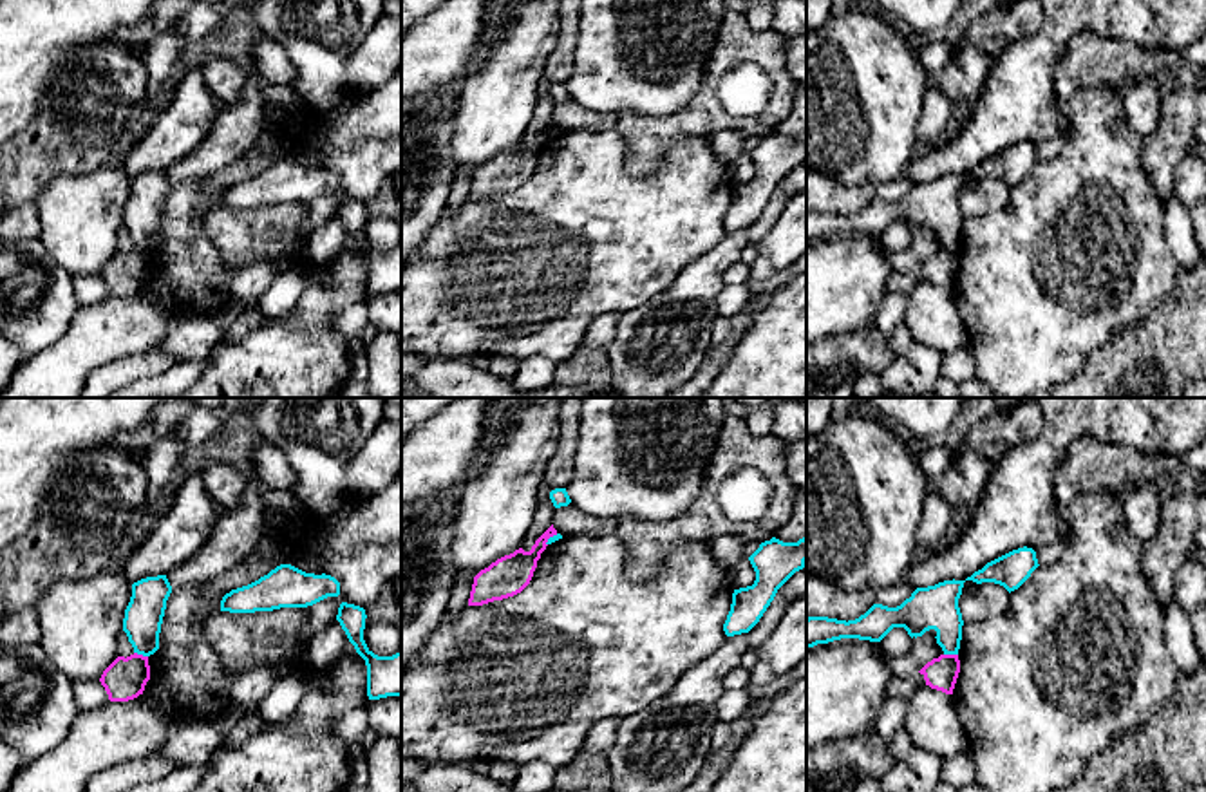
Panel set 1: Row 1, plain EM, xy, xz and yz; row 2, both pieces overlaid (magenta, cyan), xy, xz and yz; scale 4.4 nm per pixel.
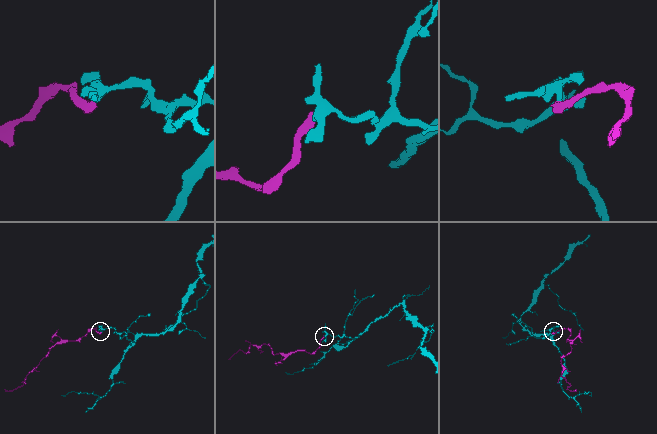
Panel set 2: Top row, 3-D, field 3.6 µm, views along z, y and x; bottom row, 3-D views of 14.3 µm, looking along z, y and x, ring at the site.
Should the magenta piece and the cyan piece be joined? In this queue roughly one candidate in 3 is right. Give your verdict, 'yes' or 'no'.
no

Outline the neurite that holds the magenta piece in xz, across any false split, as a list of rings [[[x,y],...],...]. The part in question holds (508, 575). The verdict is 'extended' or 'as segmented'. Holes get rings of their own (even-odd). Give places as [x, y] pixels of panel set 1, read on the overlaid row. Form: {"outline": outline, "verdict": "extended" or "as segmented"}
{"outline": [[[553,524],[535,541],[530,552],[523,548],[504,555],[474,577],[468,606],[483,606],[521,593],[532,580],[541,553],[550,537],[557,535]]], "verdict": "as segmented"}

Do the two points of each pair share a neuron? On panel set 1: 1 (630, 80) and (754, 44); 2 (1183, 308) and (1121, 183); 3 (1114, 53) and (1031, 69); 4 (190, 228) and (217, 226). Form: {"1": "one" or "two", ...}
{"1": "two", "2": "two", "3": "two", "4": "two"}

